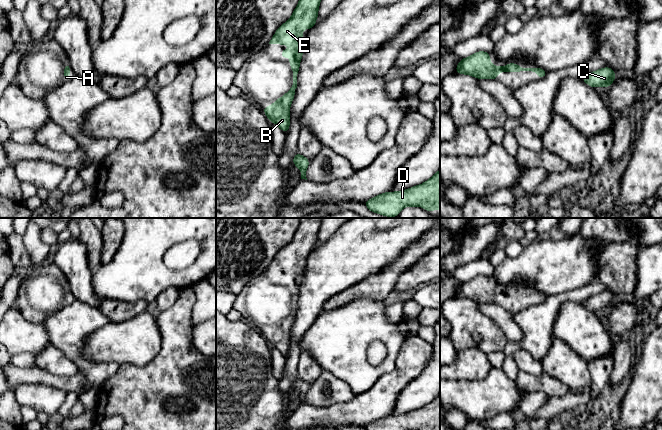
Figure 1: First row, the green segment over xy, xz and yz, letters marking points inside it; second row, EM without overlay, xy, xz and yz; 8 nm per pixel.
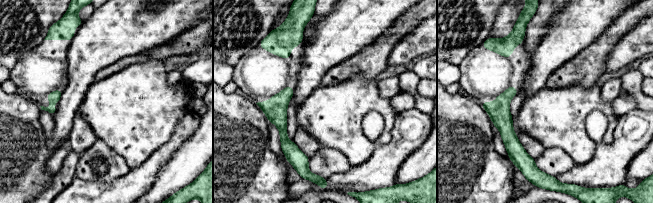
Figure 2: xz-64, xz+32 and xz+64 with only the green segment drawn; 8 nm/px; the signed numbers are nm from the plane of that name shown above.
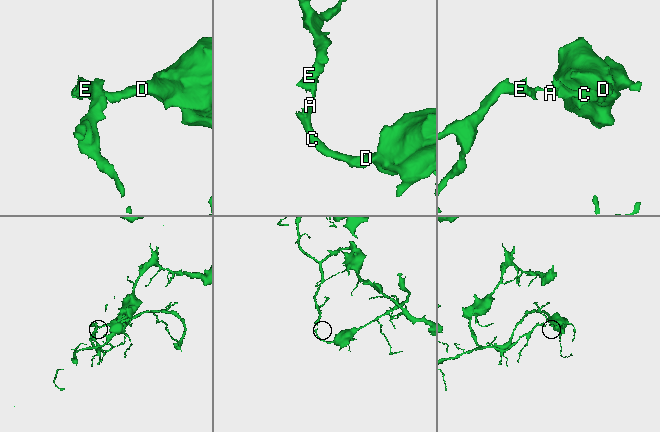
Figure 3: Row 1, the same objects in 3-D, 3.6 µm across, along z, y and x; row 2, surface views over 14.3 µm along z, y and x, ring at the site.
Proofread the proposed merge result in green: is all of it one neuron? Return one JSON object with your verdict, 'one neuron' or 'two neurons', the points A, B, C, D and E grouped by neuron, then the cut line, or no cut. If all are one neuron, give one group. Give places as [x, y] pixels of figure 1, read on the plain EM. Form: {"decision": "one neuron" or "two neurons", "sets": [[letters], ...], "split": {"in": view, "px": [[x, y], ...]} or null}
{"decision": "one neuron", "sets": [["A", "B", "C", "D", "E"]], "split": null}

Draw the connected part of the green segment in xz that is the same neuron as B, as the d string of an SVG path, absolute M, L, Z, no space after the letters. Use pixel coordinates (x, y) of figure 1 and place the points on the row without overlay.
M300 218L300 224L292 240L277 253L269 266L269 268L290 268L293 274L291 276L290 273L284 273L280 276L281 282L292 279L289 286L293 294L291 313L275 324L272 330L268 329L262 333L270 346L277 348L285 358L288 357L290 350L289 334L295 320L299 289L303 278L304 265L301 253L310 254L316 248L321 221L322 218Z

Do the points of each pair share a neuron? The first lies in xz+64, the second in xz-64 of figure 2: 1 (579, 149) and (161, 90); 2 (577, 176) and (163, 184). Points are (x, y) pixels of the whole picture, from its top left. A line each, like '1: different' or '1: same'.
1: same
2: different

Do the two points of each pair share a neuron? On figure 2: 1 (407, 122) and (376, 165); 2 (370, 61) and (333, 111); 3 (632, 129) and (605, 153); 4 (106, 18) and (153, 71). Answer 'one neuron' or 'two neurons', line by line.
1: one neuron
2: two neurons
3: one neuron
4: two neurons

